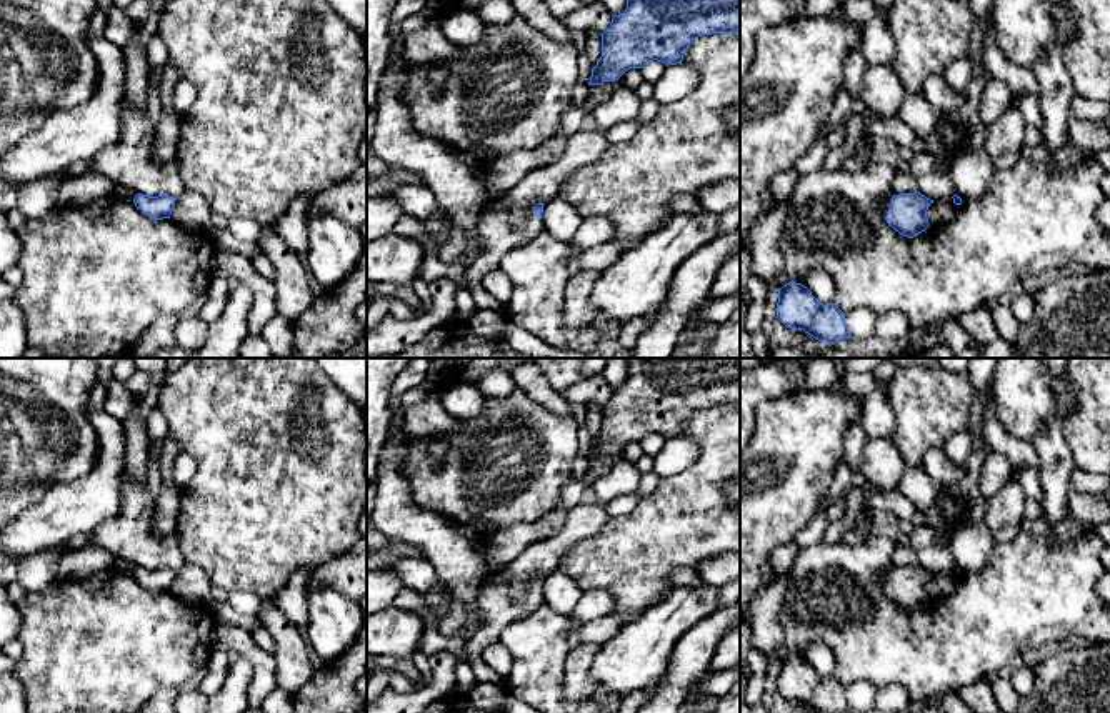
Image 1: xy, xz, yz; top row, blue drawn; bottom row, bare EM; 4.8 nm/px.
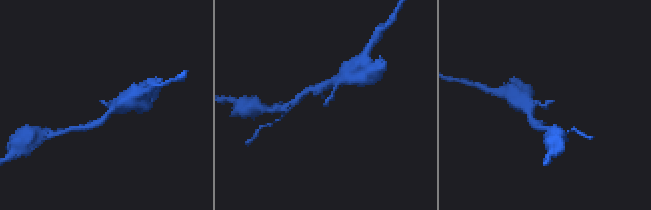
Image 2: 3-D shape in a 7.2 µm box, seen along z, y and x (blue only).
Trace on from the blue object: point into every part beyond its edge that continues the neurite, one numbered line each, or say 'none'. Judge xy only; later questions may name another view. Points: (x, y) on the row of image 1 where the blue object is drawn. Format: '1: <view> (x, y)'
none

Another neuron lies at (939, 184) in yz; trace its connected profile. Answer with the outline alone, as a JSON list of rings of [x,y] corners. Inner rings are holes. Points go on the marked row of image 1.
[[[952,168],[933,170],[917,180],[918,192],[930,200],[942,200],[955,195]]]

